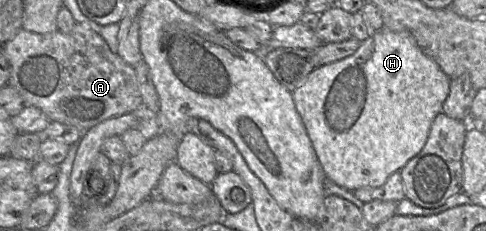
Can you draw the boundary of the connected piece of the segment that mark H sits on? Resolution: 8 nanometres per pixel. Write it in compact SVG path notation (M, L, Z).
M383 28L372 32L368 39L361 42L354 54L339 61L316 67L305 80L293 91L296 110L306 128L318 160L327 179L349 191L362 187L380 187L388 177L400 170L424 147L435 117L442 111L442 106L450 90L450 78L439 65L427 56L417 45L416 40L407 32L394 32Z

